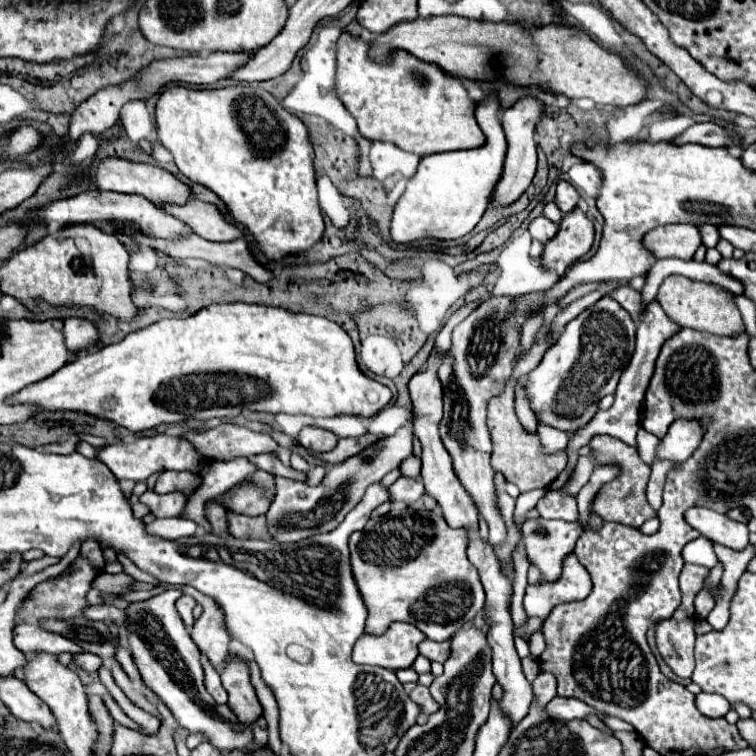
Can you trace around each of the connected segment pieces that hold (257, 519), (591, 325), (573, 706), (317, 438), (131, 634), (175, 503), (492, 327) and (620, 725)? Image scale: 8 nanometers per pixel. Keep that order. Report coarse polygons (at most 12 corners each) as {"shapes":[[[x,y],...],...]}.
{"shapes":[[[226,510],[234,538],[270,540],[266,516]],[[610,296],[560,332],[526,378],[542,422],[574,432],[634,352]],[[552,698],[548,712],[564,720],[584,720],[588,714],[604,718],[576,698]],[[306,426],[298,442],[312,452],[328,452],[338,436],[318,426]],[[164,590],[126,612],[142,682],[190,734],[246,750],[252,724],[216,704]],[[146,490],[140,502],[156,518],[182,516],[188,496]],[[488,298],[440,366],[440,436],[454,472],[506,542],[488,402],[520,348],[512,298]],[[607,716],[603,723],[613,731],[635,731],[632,725]]]}

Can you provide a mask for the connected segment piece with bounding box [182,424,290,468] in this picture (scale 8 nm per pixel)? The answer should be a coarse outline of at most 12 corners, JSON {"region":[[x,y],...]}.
{"region":[[220,424],[182,436],[206,460],[276,452],[290,468],[290,450],[264,434]]}

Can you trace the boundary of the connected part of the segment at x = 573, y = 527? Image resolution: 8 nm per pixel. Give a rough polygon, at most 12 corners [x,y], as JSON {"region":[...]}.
{"region":[[592,508],[582,520],[528,518],[522,524],[528,560],[546,580],[588,528],[604,520]]}

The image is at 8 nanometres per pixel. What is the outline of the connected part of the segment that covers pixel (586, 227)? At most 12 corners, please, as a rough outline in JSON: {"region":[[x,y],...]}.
{"region":[[576,206],[546,242],[544,268],[562,276],[592,248],[594,224]]}

